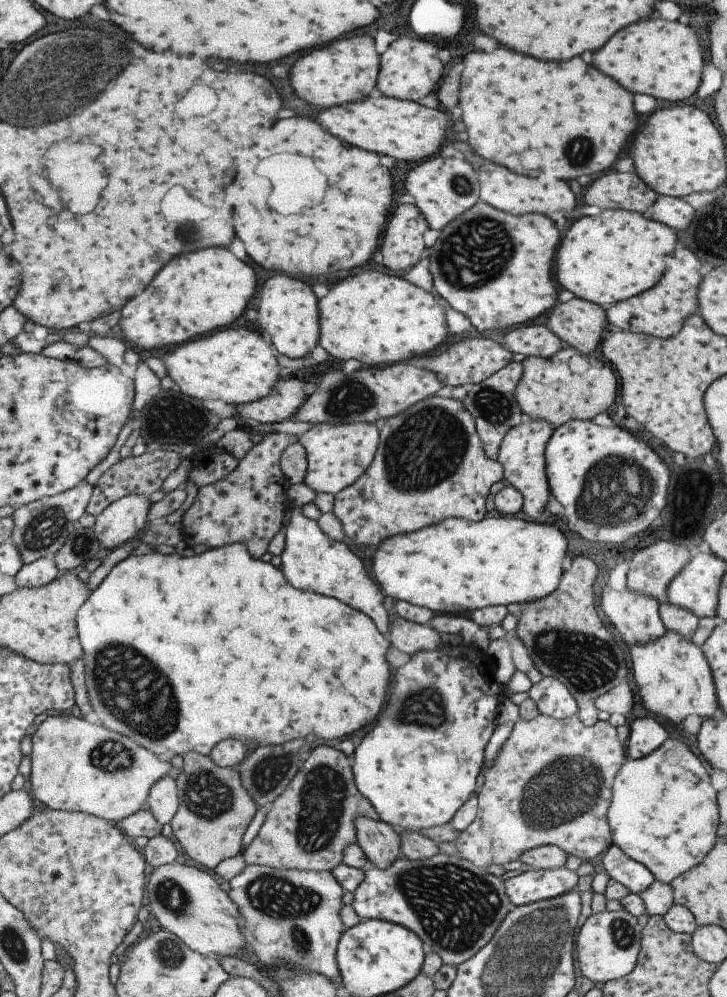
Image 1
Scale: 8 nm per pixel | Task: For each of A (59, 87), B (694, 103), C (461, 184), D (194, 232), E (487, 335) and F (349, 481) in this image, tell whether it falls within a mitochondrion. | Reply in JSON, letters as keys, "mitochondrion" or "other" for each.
{"A":"mitochondrion","B":"other","C":"mitochondrion","D":"mitochondrion","E":"other","F":"other"}

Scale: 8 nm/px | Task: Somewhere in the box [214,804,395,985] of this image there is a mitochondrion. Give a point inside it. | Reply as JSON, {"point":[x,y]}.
{"point":[274,896]}

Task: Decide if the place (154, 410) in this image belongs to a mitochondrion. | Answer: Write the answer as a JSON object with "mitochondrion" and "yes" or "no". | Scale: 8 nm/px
{"mitochondrion":"yes"}

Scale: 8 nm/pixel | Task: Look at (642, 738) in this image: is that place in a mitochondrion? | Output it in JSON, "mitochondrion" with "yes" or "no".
{"mitochondrion":"no"}

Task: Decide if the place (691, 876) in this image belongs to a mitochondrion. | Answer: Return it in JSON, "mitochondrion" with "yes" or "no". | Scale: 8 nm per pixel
{"mitochondrion":"no"}

